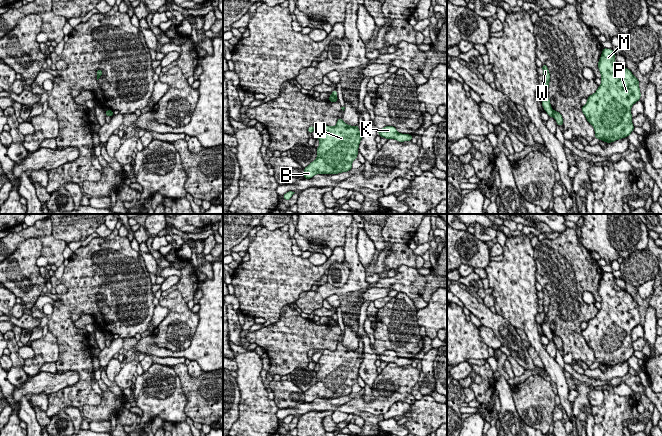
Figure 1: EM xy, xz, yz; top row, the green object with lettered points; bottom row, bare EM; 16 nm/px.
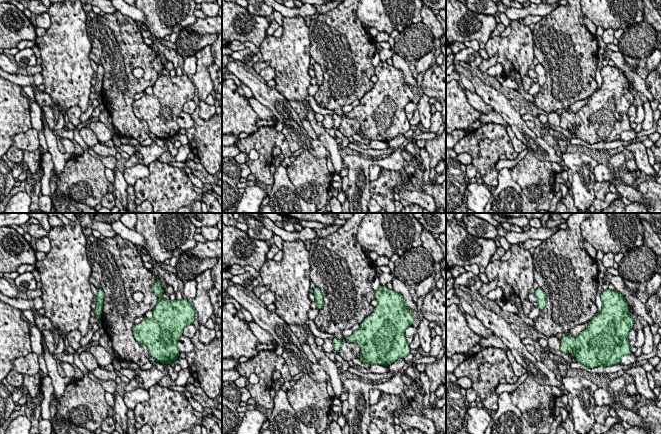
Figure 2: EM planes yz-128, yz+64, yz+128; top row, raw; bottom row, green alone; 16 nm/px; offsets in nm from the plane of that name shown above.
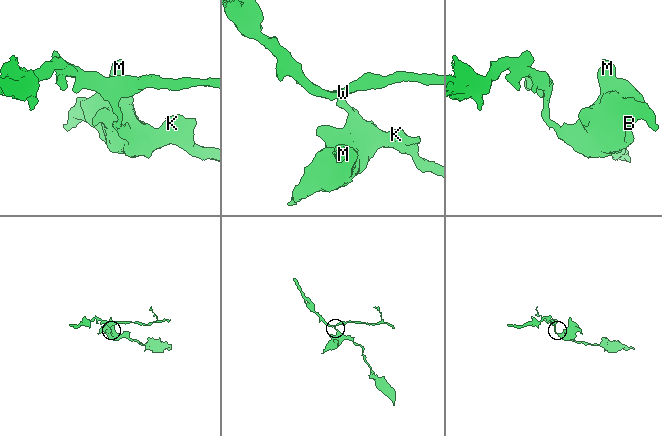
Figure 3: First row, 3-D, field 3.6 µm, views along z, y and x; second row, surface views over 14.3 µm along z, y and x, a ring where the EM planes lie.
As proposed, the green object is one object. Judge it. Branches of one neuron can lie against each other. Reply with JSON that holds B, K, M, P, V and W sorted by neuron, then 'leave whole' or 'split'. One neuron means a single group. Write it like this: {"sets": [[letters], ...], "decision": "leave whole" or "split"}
{"sets": [["B", "K", "M", "P", "V"], ["W"]], "decision": "split"}

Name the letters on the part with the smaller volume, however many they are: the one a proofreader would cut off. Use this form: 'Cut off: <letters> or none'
Cut off: W

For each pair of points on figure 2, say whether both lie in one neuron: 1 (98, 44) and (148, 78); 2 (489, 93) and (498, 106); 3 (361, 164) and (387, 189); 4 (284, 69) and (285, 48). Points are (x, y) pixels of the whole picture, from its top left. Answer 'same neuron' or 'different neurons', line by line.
1: same neuron
2: same neuron
3: different neurons
4: same neuron

